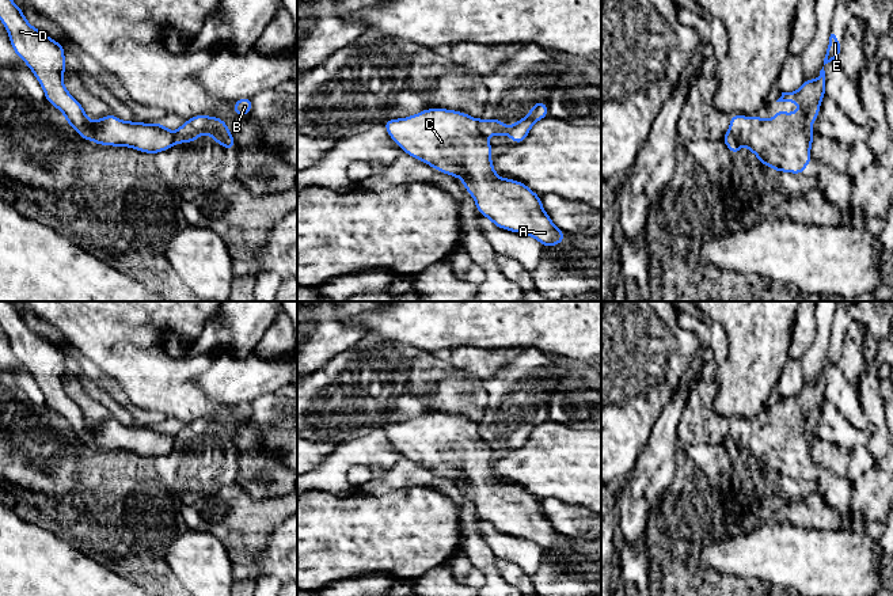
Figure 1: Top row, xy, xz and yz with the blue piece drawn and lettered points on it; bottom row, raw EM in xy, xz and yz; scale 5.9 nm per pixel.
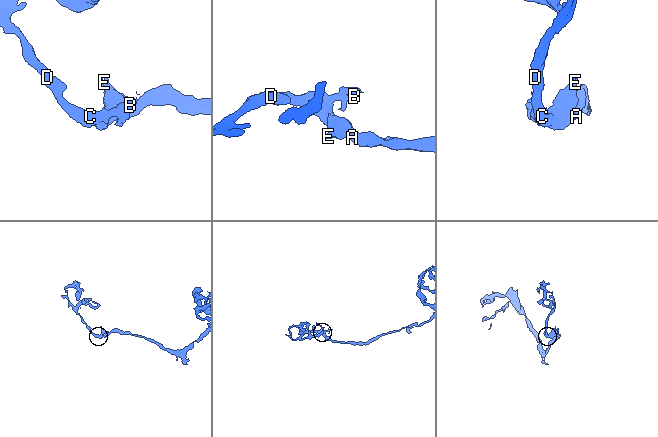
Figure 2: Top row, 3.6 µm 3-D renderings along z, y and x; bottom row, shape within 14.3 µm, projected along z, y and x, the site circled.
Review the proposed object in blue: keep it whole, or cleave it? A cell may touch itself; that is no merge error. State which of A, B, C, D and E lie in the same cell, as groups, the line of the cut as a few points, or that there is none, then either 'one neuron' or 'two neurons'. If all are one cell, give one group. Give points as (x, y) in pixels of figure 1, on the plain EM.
groups A C D E / B; cut xz (477, 424), (477, 432), (485, 441); two neurons

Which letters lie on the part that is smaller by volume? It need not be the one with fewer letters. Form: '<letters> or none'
B

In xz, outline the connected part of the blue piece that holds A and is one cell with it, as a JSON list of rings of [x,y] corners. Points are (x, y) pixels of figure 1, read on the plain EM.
[[[426,413],[383,426],[404,458],[453,482],[460,481],[478,516],[498,532],[535,542],[544,551],[566,540],[525,487],[499,482],[491,467],[493,449],[478,434],[478,424],[463,415]]]

